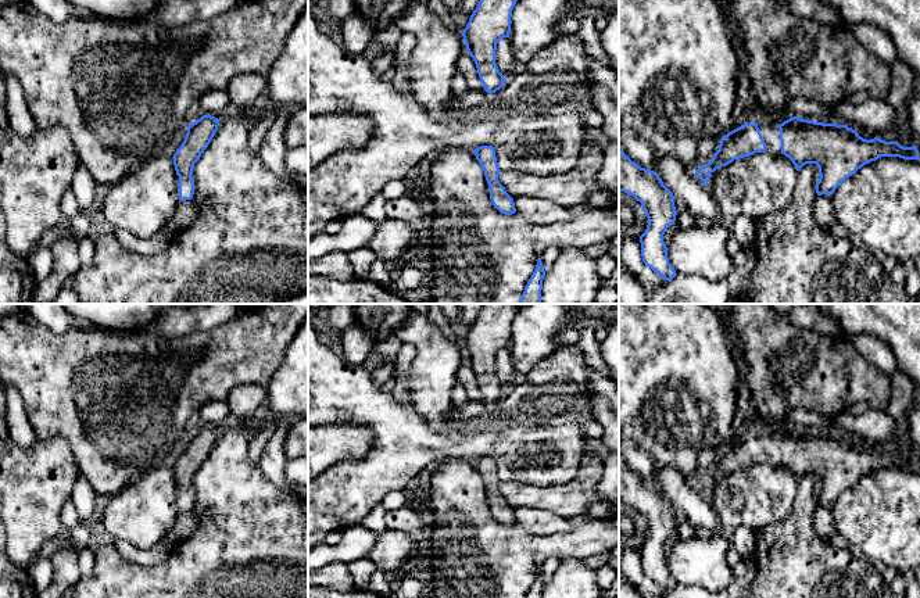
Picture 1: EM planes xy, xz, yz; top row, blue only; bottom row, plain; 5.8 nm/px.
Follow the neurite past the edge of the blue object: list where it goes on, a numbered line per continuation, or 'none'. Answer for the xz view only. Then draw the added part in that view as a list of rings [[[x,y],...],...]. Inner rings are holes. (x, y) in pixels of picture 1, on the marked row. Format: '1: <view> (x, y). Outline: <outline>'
none

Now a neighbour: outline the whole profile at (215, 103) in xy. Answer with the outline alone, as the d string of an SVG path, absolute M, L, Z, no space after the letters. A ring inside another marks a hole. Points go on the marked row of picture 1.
M226 89L211 90L205 93L200 100L200 107L204 115L211 115L215 118L222 118L232 111L230 100Z

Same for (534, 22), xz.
M518 0L511 17L509 42L513 61L523 69L543 49L562 36L558 25L569 17L576 0Z

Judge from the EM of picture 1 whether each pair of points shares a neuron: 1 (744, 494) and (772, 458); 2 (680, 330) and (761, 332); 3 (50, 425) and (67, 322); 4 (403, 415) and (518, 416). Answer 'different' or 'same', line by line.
1: different
2: different
3: different
4: same

